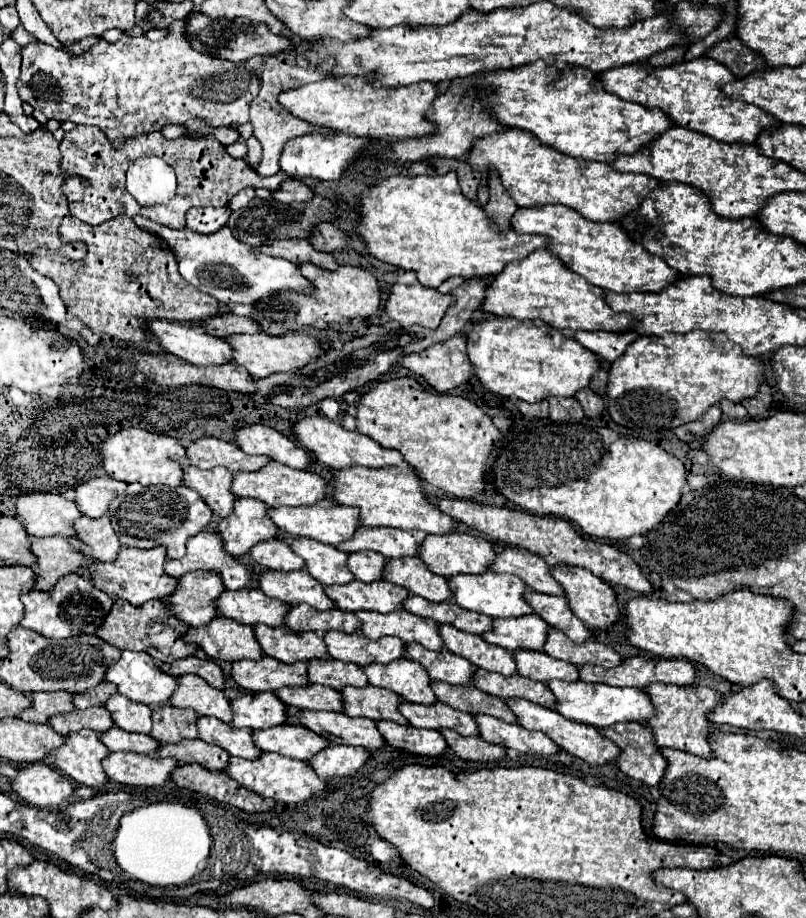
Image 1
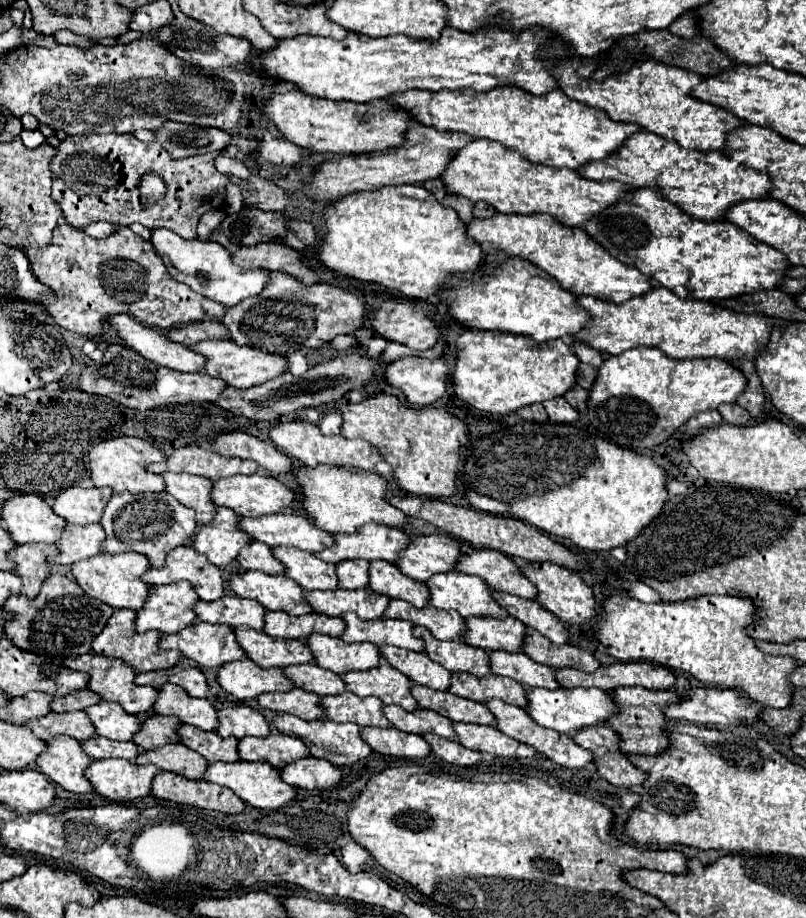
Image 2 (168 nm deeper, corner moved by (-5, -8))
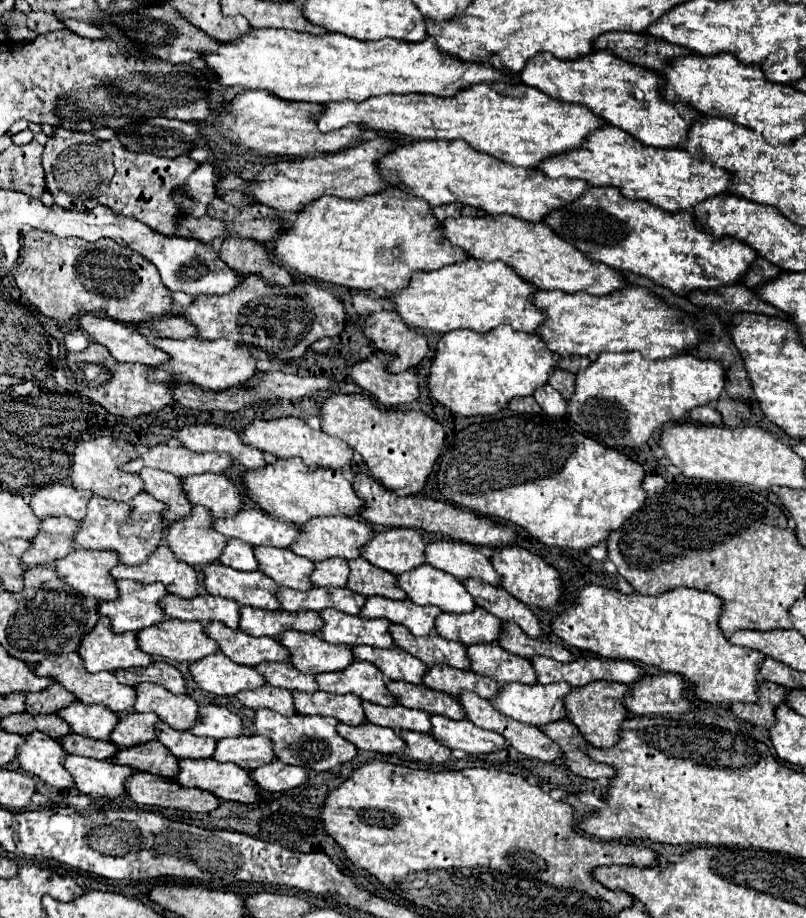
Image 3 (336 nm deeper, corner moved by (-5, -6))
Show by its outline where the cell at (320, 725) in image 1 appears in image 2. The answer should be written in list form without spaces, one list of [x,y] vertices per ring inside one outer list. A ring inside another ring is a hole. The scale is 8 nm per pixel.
[[[278,714],[278,716],[274,716],[272,726],[278,728],[278,732],[282,732],[286,736],[300,738],[302,742],[306,742],[306,746],[310,750],[310,756],[326,758],[334,766],[352,766],[354,762],[366,758],[372,752],[370,746],[360,738],[358,726],[354,726],[354,724],[338,724],[338,722],[326,720],[326,718],[306,722],[306,720],[300,720],[296,716],[290,716],[290,714]]]

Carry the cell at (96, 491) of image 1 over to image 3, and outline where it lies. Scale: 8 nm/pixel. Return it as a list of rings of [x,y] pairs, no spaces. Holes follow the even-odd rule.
[[[54,484],[40,488],[32,500],[30,506],[38,518],[46,516],[84,516],[86,518],[86,506],[92,498],[92,492],[76,490],[74,486]]]

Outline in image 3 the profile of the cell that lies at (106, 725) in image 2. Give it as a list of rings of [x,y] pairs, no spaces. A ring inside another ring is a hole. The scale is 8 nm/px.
[[[80,700],[60,710],[58,716],[70,724],[74,734],[90,736],[96,740],[110,740],[110,734],[118,724],[118,714],[110,708],[102,704],[84,704]]]

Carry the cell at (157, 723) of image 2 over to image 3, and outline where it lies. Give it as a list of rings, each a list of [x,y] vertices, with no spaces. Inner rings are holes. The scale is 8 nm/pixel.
[[[128,712],[120,716],[120,722],[116,730],[112,732],[114,744],[120,748],[130,748],[132,744],[128,742],[150,742],[156,740],[156,722],[160,718],[156,714],[138,714],[138,712]]]

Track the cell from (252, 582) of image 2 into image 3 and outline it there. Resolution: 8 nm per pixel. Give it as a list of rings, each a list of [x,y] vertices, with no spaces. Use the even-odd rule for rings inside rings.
[[[210,564],[204,568],[202,584],[210,594],[238,600],[244,606],[280,610],[280,602],[276,598],[280,586],[260,570],[240,572],[222,564]]]

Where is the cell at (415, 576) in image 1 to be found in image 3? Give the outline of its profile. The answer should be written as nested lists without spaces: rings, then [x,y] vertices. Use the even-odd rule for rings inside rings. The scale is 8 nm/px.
[[[364,558],[350,560],[350,580],[346,588],[362,596],[384,596],[392,600],[406,600],[406,592],[398,586],[398,576],[372,566]]]

